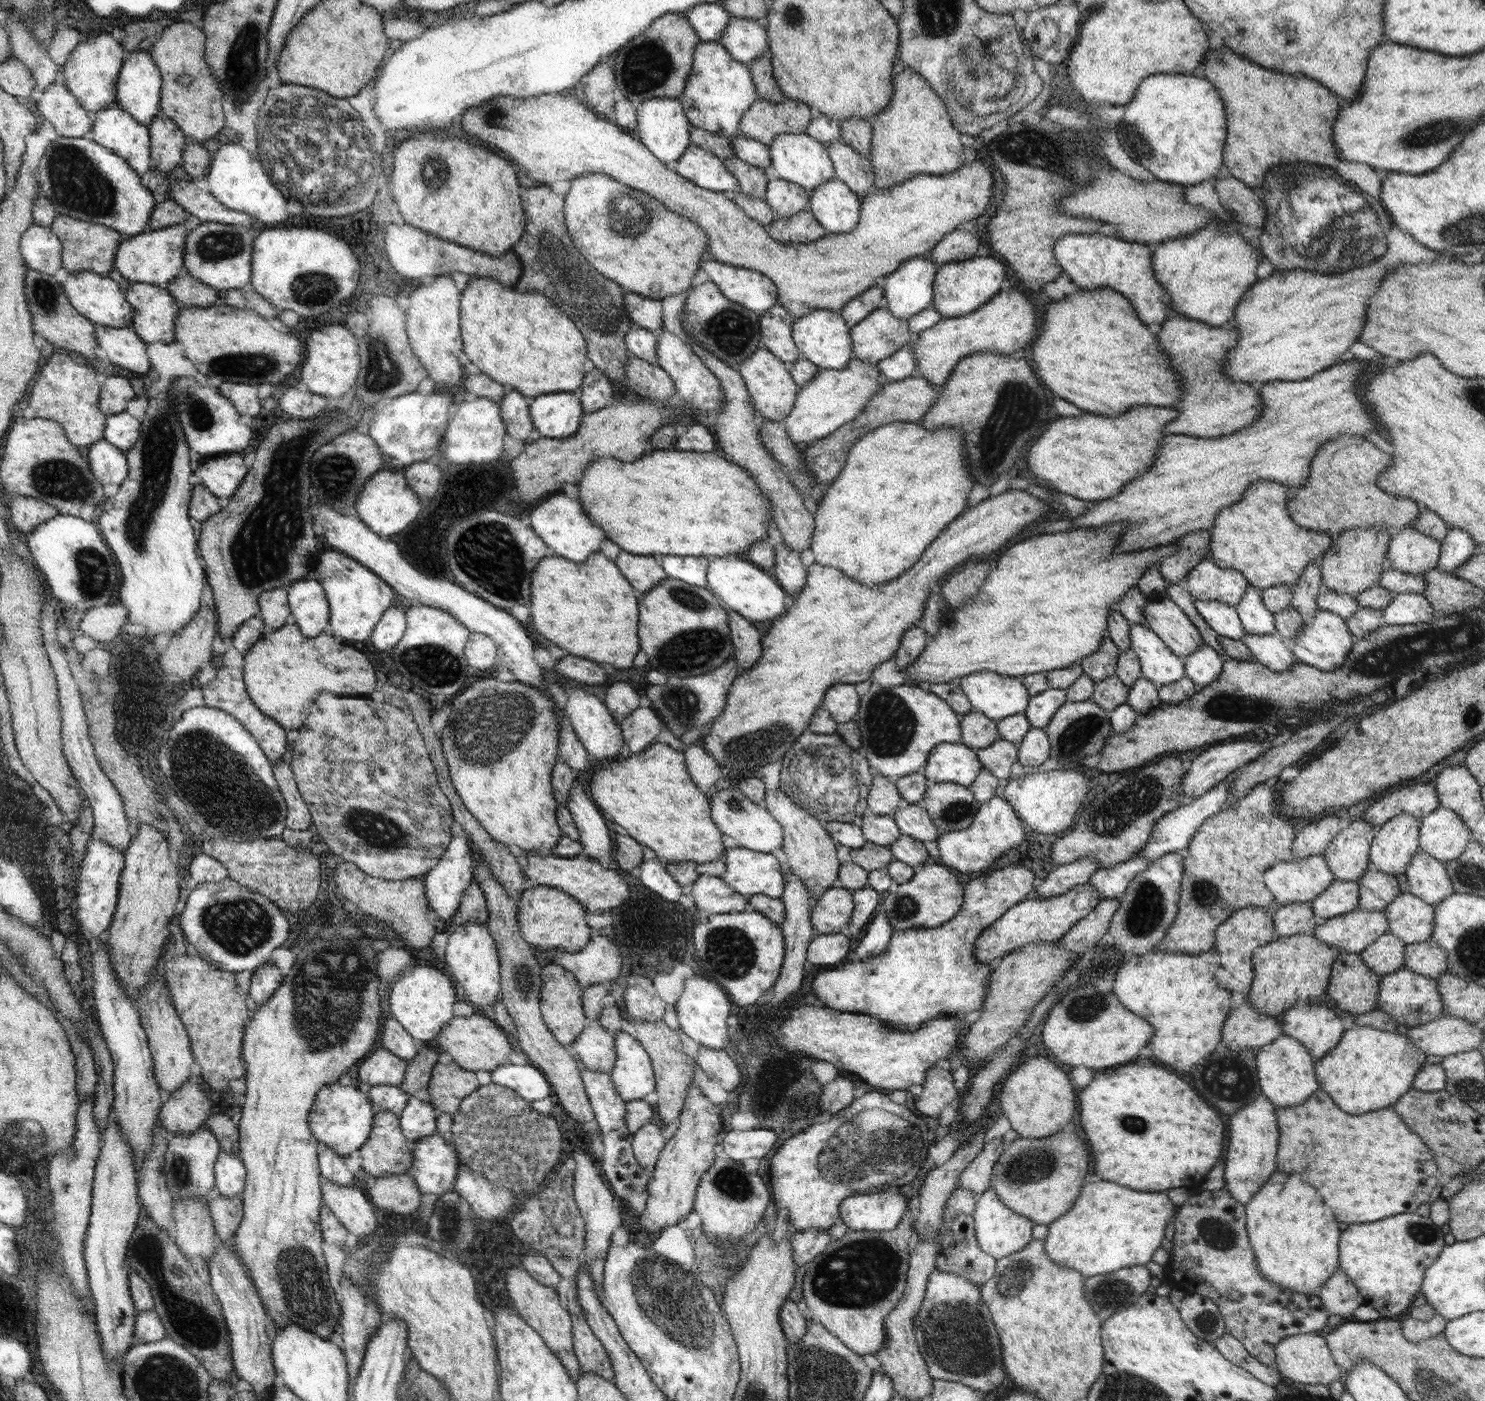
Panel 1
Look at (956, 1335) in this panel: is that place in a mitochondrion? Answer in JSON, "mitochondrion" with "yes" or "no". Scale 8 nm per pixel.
{"mitochondrion":"yes"}

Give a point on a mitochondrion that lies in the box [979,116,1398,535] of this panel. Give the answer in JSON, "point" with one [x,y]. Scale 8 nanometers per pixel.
{"point":[1357,248]}

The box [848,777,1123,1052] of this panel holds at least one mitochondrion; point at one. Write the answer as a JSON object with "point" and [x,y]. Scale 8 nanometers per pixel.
{"point":[1084,1006]}

